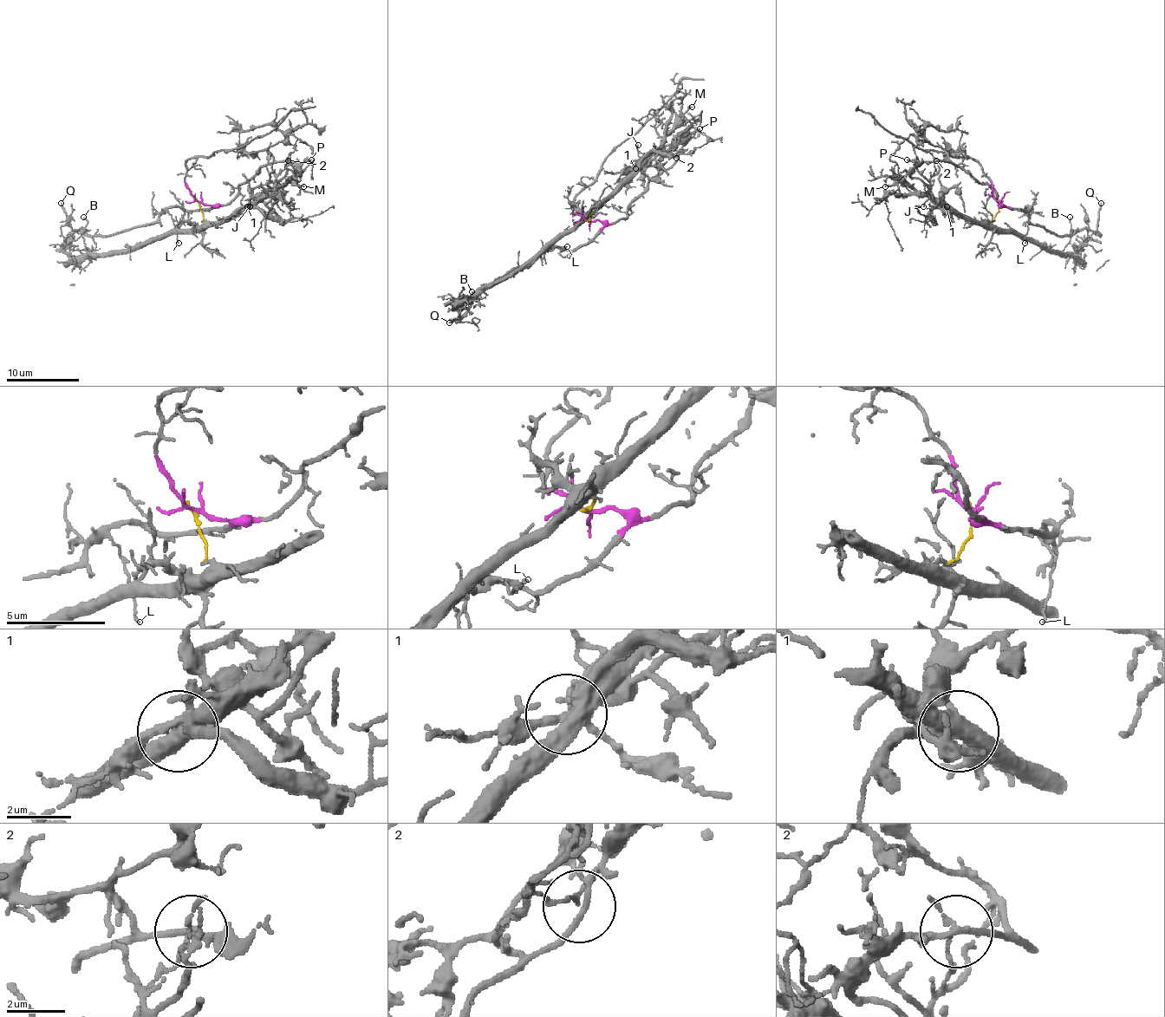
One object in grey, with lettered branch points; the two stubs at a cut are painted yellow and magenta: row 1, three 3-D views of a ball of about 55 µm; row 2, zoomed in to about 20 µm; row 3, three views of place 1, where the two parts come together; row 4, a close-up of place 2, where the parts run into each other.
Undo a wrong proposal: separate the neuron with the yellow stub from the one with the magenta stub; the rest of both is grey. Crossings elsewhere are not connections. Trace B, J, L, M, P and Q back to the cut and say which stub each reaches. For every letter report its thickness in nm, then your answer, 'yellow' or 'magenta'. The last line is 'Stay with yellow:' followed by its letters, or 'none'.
B: 110 nm | magenta
J: 130 nm | yellow
L: 90 nm | magenta
M: 130 nm | yellow
P: 100 nm | magenta
Q: 180 nm | magenta
Stay with yellow: J, M

